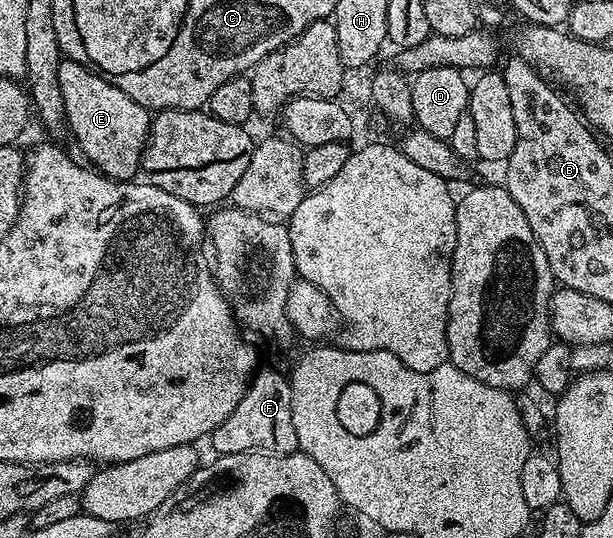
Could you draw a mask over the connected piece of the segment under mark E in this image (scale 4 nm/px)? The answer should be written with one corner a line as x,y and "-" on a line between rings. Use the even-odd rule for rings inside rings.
63,60
60,64
60,92
64,95
66,126
74,133
77,149
84,152
86,162
99,174
114,178
118,182
133,179
139,173
142,153
146,151
146,140
150,137
151,111
145,110
132,96
124,96
120,88
108,84
99,74
93,74
87,66
78,62

